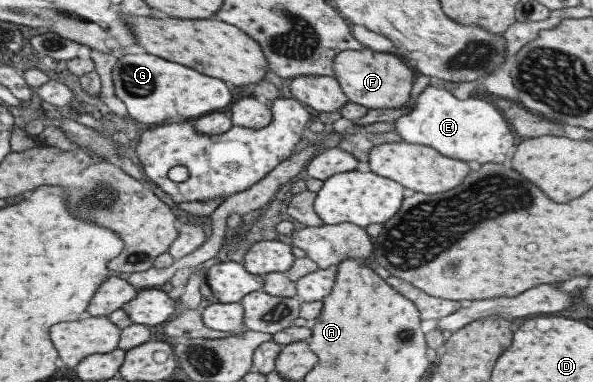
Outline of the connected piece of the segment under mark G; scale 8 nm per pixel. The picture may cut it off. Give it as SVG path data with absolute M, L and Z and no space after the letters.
M151 53L121 55L111 68L111 80L114 95L125 105L126 116L140 124L155 124L167 119L189 120L220 110L231 102L225 82Z

